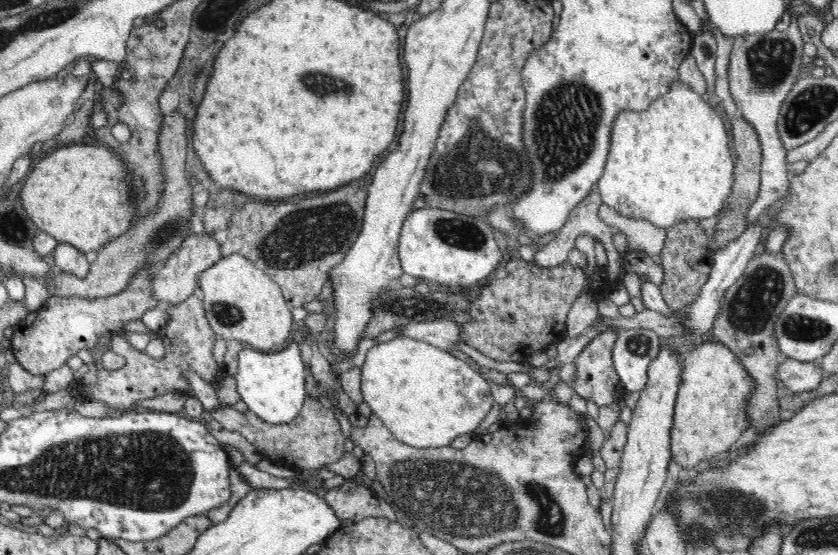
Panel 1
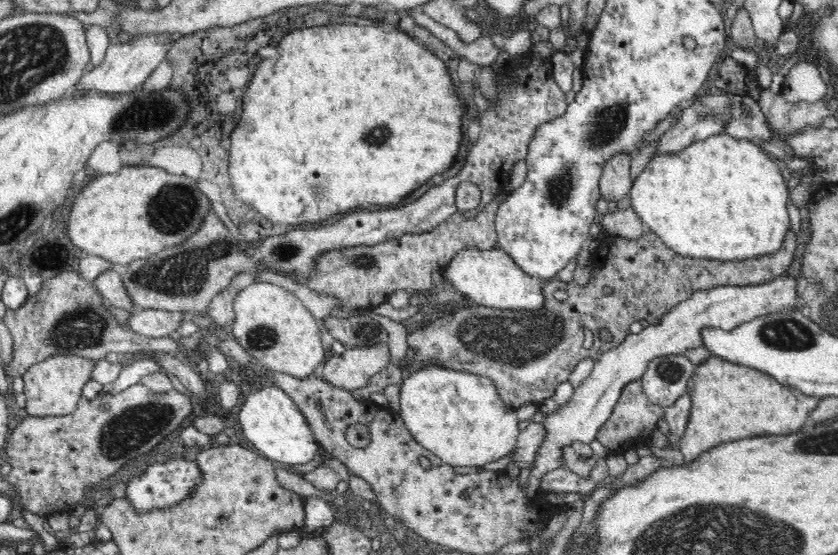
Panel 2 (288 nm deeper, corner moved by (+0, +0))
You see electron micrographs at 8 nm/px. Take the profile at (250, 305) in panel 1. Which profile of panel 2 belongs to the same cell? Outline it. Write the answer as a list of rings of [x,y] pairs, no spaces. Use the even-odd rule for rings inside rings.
[[[250,284],[234,300],[234,340],[252,354],[264,368],[288,374],[298,380],[320,372],[326,364],[326,350],[322,342],[320,322],[308,312],[308,308],[286,288],[272,284]]]

